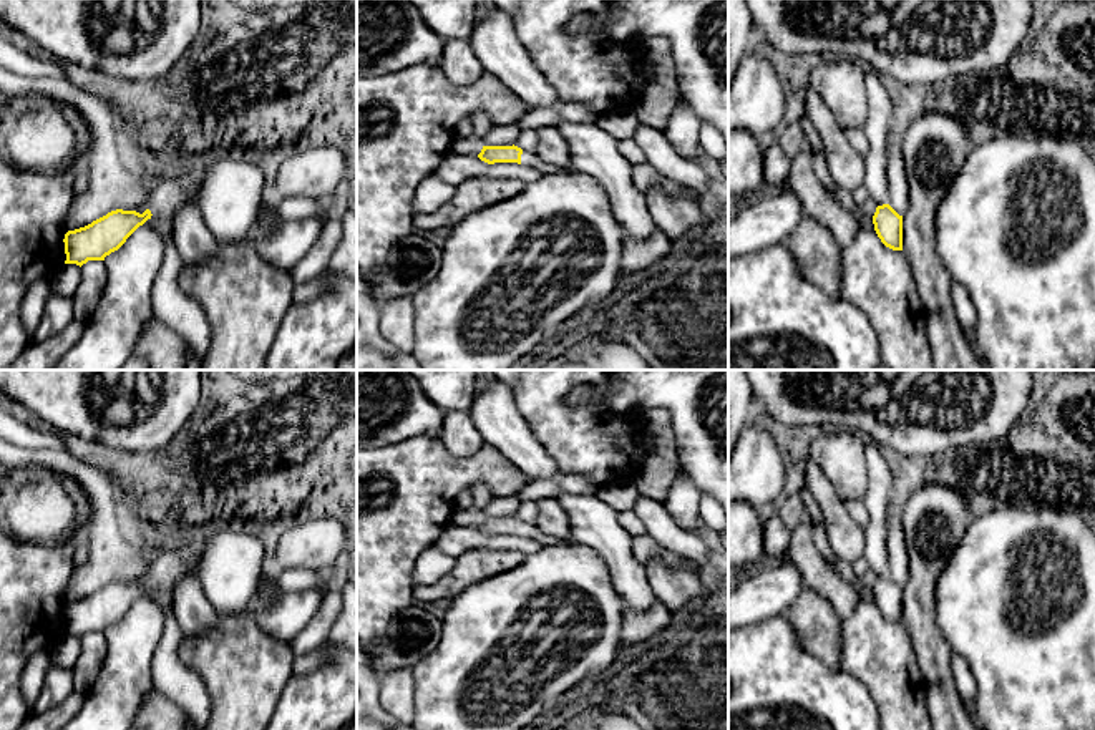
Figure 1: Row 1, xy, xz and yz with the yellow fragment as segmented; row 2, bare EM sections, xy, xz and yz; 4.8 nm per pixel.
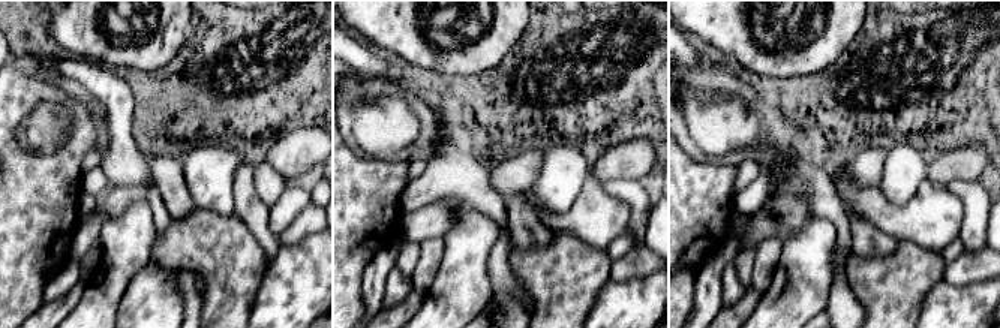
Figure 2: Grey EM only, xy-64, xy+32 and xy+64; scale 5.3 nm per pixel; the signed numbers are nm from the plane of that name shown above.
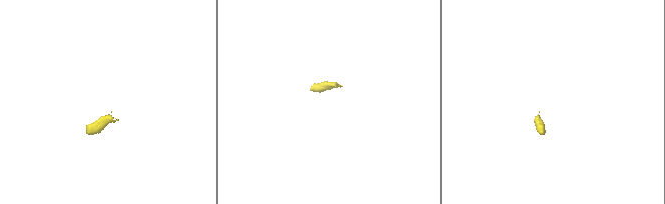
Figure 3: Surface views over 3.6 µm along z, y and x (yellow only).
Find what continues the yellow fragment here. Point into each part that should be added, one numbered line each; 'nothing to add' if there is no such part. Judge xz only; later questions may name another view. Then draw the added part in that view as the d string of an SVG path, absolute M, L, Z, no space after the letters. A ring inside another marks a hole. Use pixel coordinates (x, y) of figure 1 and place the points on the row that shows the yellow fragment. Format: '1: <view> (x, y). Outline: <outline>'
1: xz (533, 160). Outline: M523 151L521 154L521 164L531 166L538 169L543 174L552 174L552 173L571 173L572 169L557 169L546 161L543 161L536 153Z

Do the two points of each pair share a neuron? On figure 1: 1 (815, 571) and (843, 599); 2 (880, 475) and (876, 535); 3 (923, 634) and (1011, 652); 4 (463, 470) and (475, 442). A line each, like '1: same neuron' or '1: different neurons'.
1: same neuron
2: same neuron
3: different neurons
4: different neurons

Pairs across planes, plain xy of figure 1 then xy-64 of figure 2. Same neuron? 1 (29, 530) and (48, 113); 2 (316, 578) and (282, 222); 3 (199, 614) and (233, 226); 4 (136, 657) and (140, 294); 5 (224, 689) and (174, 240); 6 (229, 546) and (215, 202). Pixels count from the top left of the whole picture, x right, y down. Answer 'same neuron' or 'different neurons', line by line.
1: same neuron
2: different neurons
3: different neurons
4: different neurons
5: same neuron
6: same neuron

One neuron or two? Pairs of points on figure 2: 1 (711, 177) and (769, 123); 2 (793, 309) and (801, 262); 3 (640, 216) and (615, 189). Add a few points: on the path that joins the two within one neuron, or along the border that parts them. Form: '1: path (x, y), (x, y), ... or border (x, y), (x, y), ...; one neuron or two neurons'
1: border (712, 161), (736, 166); two neurons
2: path (793, 297), (801, 285), (801, 274); one neuron
3: path (640, 207), (624, 190); one neuron

